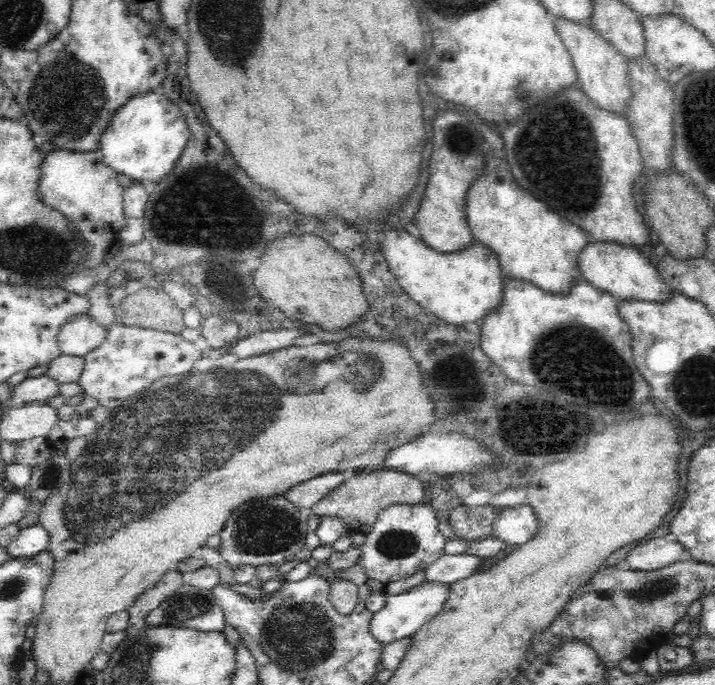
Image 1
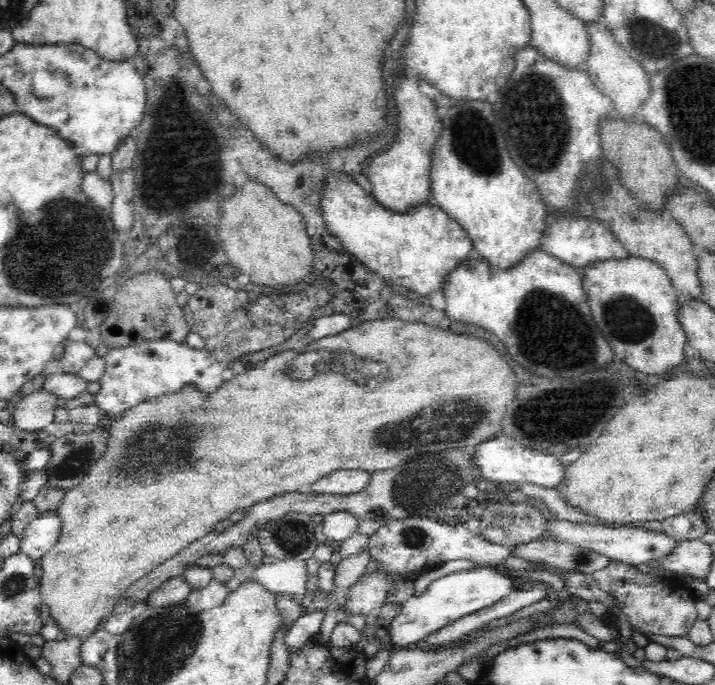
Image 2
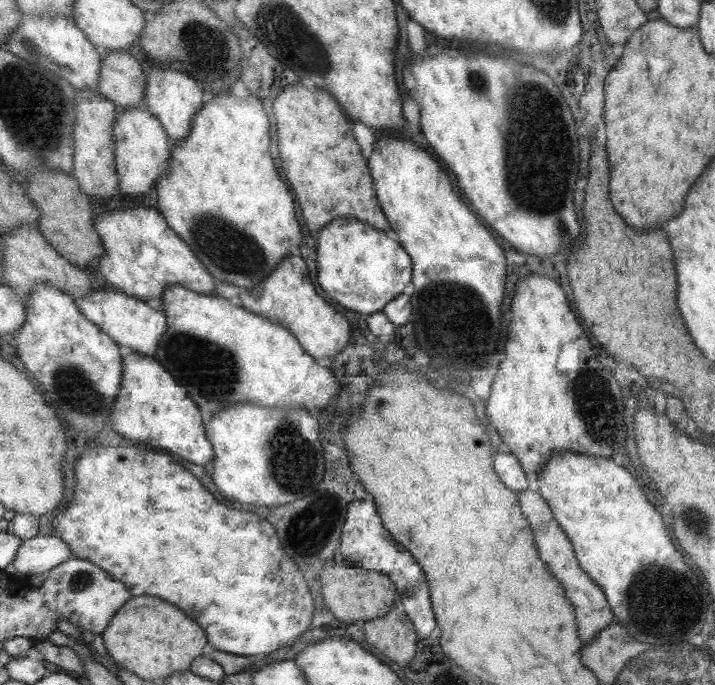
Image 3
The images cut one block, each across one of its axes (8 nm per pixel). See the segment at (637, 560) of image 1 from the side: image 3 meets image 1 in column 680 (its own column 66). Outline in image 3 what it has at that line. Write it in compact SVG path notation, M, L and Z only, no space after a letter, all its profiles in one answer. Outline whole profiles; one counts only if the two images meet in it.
M35 535L21 541L20 549L12 564L18 576L29 576L37 572L45 574L70 557L68 546L55 535Z

